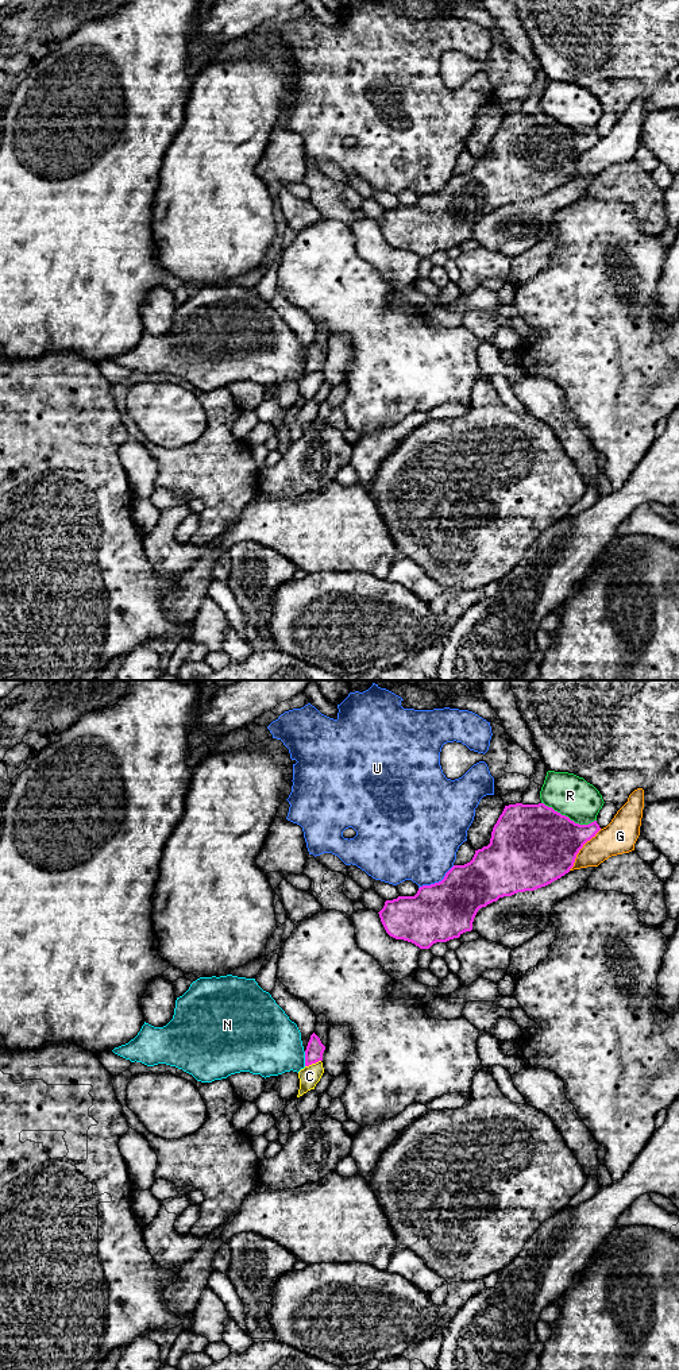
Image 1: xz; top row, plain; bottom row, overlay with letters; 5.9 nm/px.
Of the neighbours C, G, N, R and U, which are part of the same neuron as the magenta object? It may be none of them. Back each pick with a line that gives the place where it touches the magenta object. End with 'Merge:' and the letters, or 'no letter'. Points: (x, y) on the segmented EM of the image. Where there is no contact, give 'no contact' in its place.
Merge: no letter

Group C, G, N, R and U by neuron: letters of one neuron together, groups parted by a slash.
C / G / N / R / U

